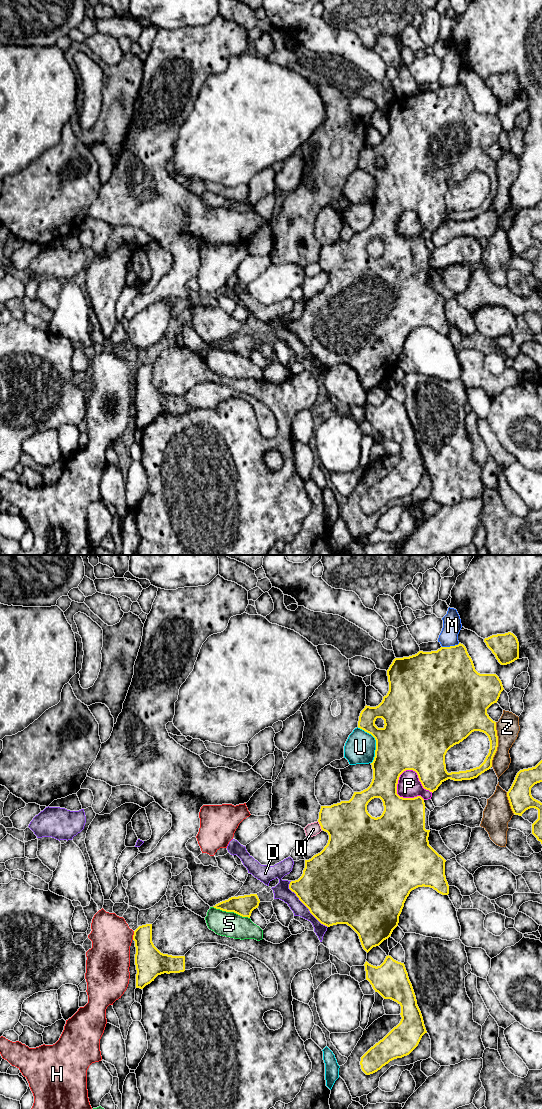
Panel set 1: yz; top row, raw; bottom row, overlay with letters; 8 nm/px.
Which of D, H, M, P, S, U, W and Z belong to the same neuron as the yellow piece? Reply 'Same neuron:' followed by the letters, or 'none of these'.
Same neuron: none of these

